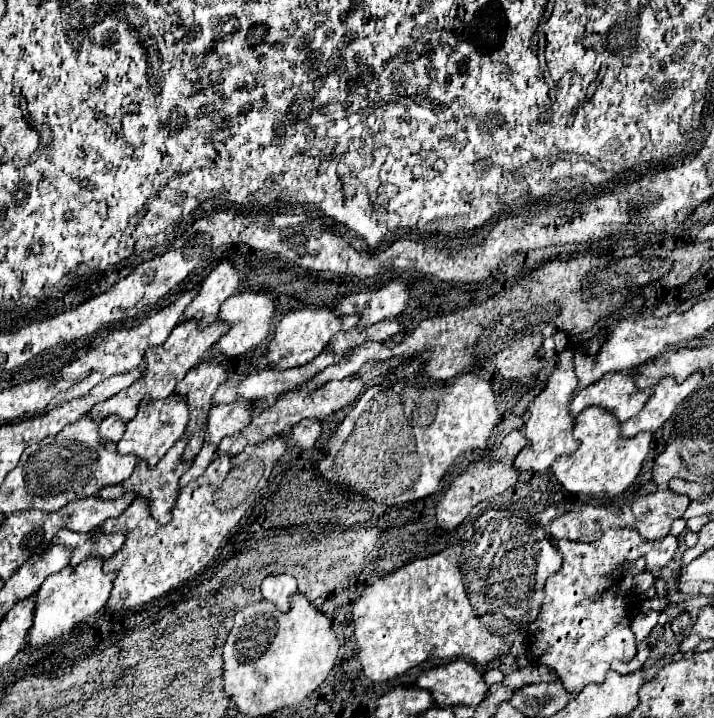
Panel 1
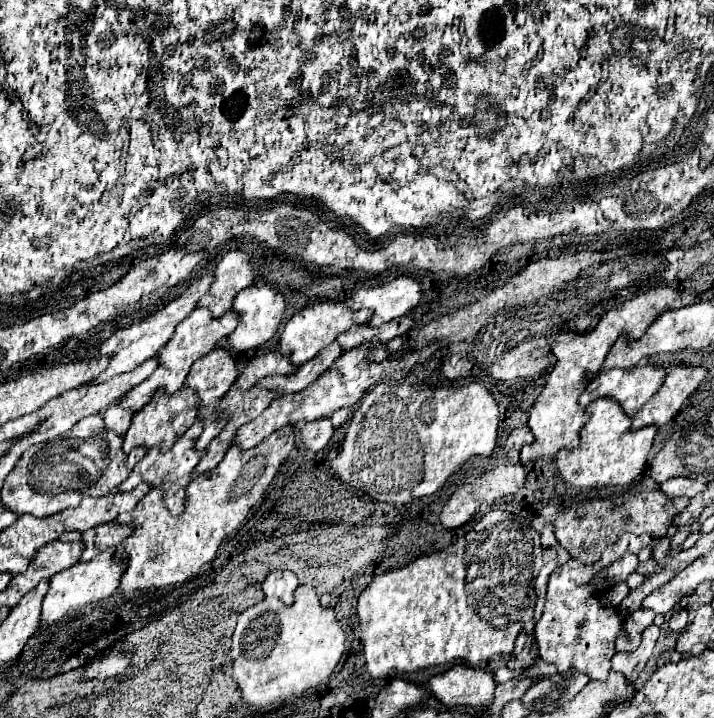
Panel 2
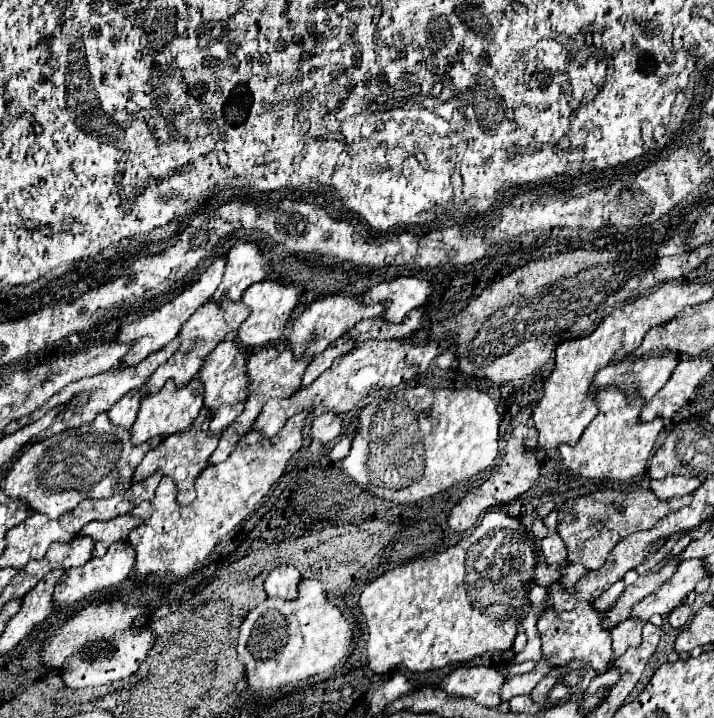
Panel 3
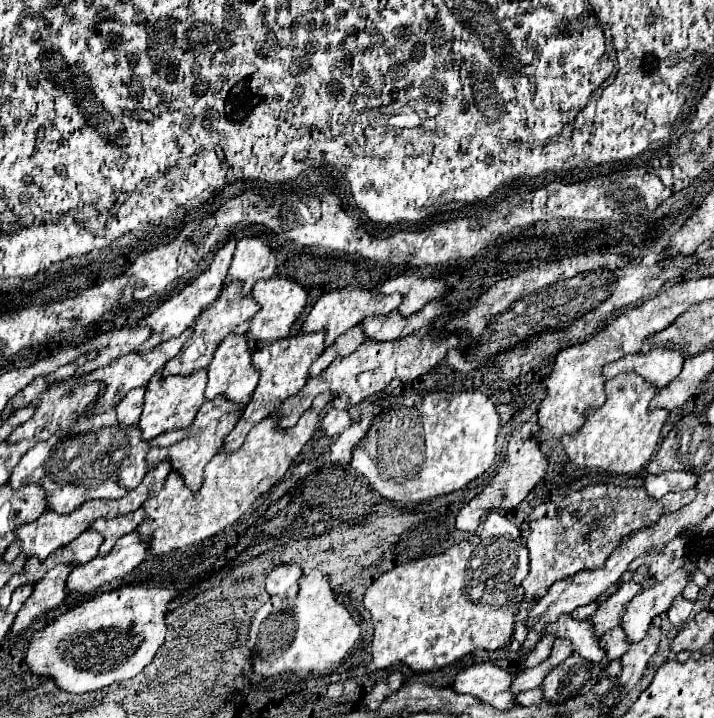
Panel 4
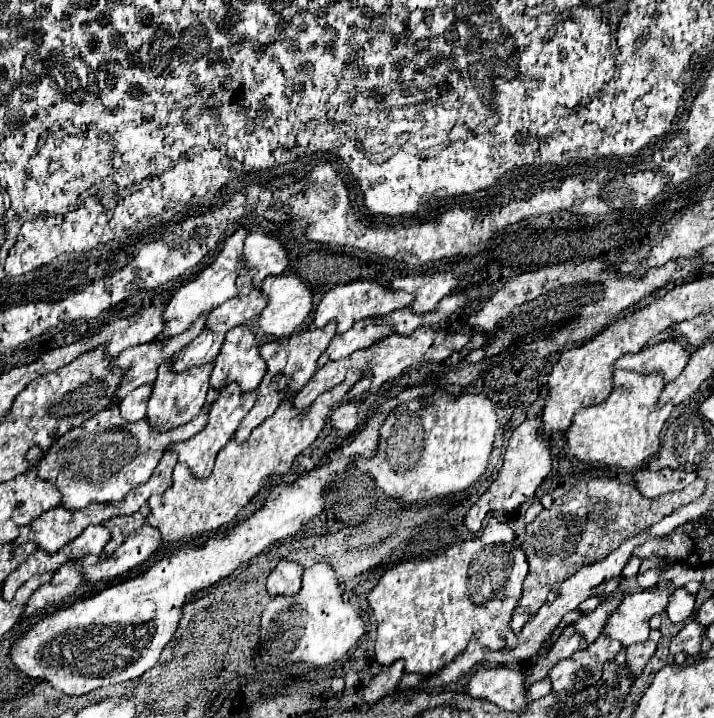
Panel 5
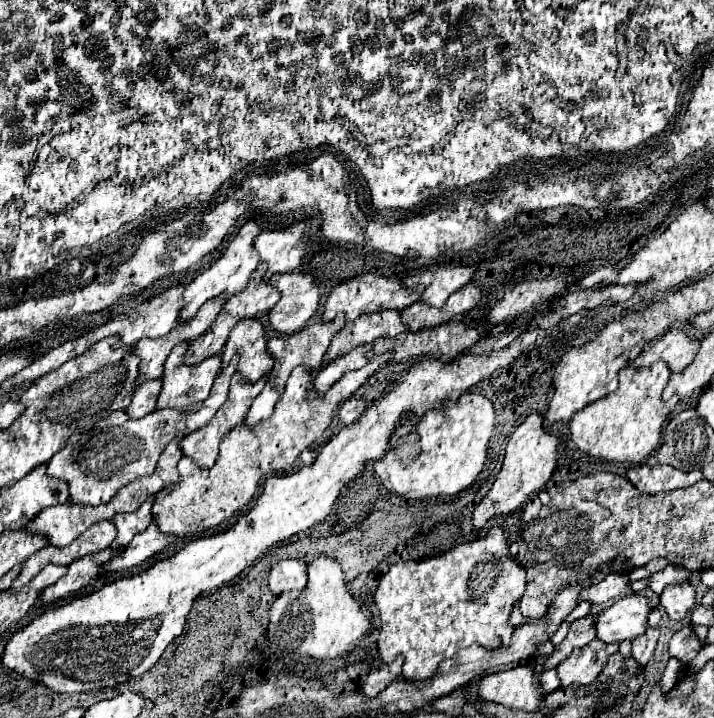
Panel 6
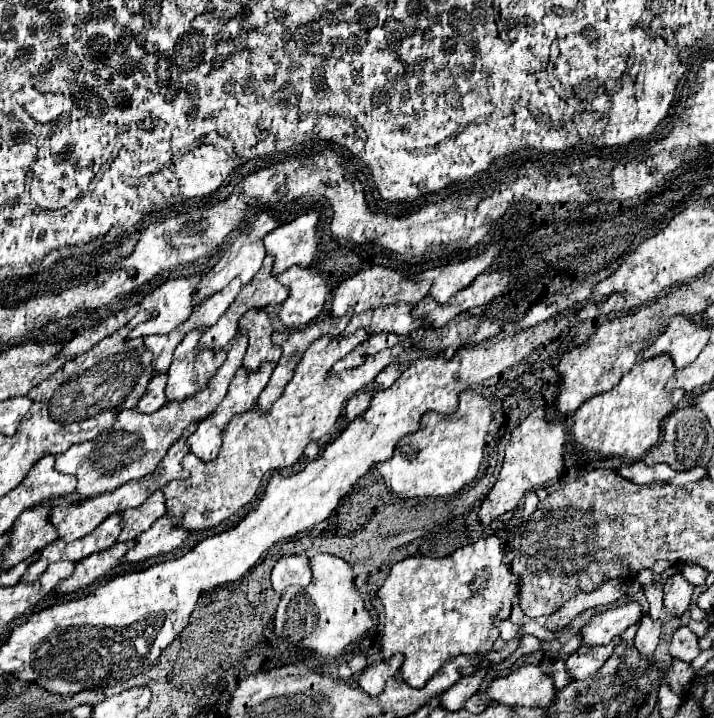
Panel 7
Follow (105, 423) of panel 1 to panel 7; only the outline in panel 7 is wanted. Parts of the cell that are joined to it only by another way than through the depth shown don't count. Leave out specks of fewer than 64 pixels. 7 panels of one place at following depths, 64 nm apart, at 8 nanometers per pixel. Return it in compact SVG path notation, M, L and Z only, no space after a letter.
M166 372L156 374L156 376L152 378L152 382L148 384L148 390L146 390L146 394L142 396L142 400L138 402L136 410L146 412L146 414L160 410L160 408L166 404L166 396L164 396L166 380L168 380L168 374L166 374Z

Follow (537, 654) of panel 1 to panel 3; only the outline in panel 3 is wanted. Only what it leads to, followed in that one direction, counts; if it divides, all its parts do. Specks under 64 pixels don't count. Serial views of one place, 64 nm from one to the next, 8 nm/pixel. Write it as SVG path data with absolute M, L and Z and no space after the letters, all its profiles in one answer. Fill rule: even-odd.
M570 564L566 568L562 568L562 578L560 582L568 588L568 592L572 592L572 584L576 584L576 580L580 580L580 576L584 576L588 570L582 564ZM578 604L578 608L570 612L544 612L544 616L538 620L544 658L550 660L554 666L566 666L570 660L582 660L590 664L598 674L602 674L610 664L612 638L608 630L602 630L600 622L602 614L592 610L590 604Z

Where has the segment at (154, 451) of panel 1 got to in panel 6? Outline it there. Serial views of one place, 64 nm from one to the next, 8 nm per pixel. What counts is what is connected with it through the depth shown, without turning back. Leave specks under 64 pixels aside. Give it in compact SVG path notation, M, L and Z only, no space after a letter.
M188 342L178 344L166 362L162 376L162 392L158 396L158 408L186 410L198 400L204 400L220 372L222 354L204 358L200 364L184 364Z

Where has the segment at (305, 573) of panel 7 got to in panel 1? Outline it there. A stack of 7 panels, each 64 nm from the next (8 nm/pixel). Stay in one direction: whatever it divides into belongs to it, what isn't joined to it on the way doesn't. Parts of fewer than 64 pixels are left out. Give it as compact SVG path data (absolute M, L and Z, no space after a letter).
M278 574L278 576L268 576L262 582L262 596L268 602L274 602L280 610L290 608L290 596L296 592L296 578L288 574Z

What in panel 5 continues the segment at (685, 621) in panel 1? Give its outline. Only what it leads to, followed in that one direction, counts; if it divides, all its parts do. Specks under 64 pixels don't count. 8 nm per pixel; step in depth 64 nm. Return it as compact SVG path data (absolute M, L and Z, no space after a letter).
M676 588L666 606L666 614L672 622L684 622L688 616L692 616L694 610L694 594L690 594L686 588Z

